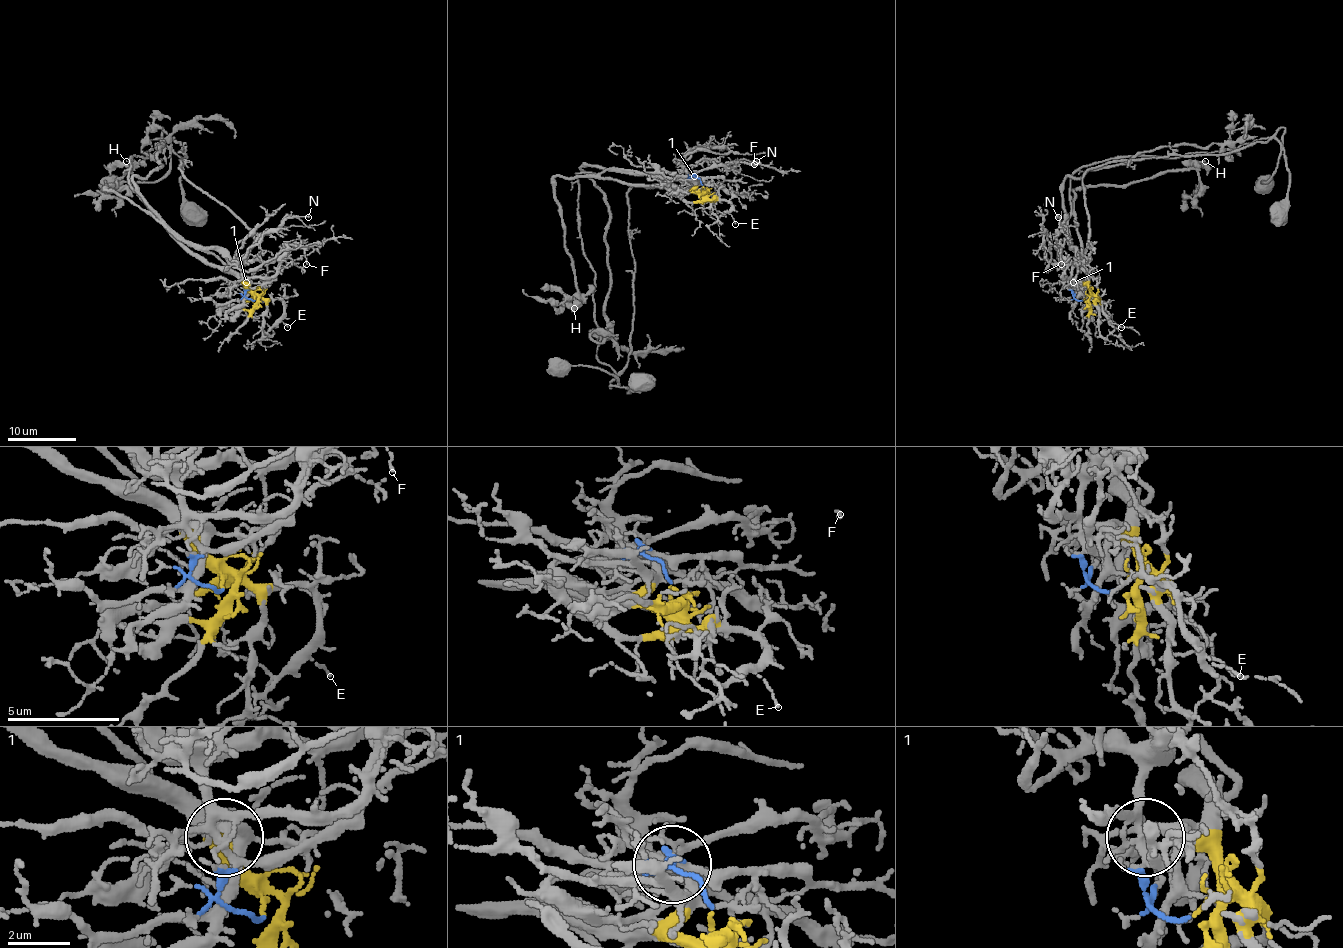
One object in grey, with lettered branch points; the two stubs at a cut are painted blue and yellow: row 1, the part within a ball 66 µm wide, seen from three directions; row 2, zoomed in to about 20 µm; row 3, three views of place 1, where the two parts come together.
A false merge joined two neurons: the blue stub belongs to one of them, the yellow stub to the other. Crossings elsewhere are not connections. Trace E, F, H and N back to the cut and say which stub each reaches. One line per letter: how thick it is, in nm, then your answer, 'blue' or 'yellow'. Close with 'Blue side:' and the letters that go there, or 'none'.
E: 70 nm thick; yellow
F: 100 nm thick; blue
H: 120 nm thick; yellow
N: 100 nm thick; blue
Blue side: F, N

